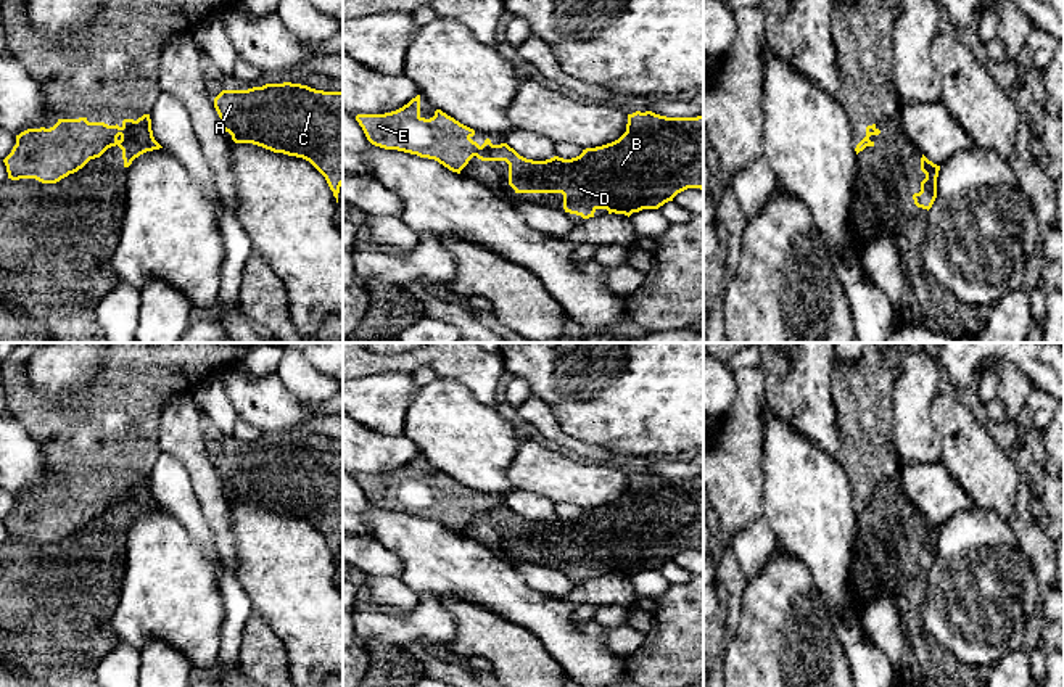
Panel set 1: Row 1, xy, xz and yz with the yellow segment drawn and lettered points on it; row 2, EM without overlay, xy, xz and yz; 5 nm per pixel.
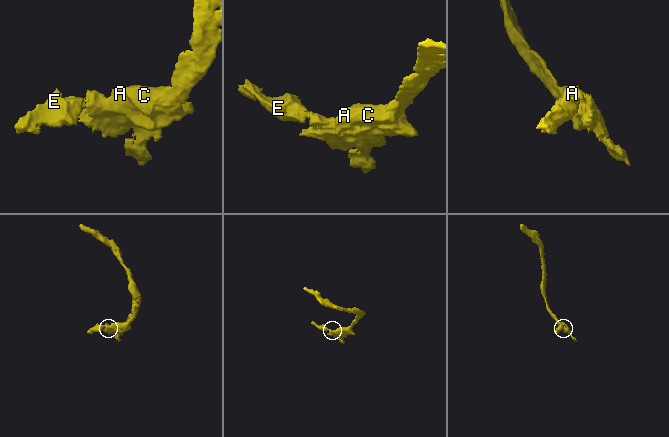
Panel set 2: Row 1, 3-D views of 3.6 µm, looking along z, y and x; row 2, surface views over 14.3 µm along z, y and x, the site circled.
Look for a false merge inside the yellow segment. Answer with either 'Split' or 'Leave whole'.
Split

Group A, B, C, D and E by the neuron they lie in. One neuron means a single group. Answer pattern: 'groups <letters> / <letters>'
groups A B C D / E

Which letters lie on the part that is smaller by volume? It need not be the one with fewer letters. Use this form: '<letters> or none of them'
E

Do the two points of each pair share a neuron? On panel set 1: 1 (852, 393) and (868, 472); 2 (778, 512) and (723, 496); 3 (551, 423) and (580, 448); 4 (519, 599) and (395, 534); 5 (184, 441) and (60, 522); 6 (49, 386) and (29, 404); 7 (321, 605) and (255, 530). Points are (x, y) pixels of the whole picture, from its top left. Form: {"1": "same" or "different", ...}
{"1": "same", "2": "different", "3": "same", "4": "same", "5": "different", "6": "different", "7": "same"}

